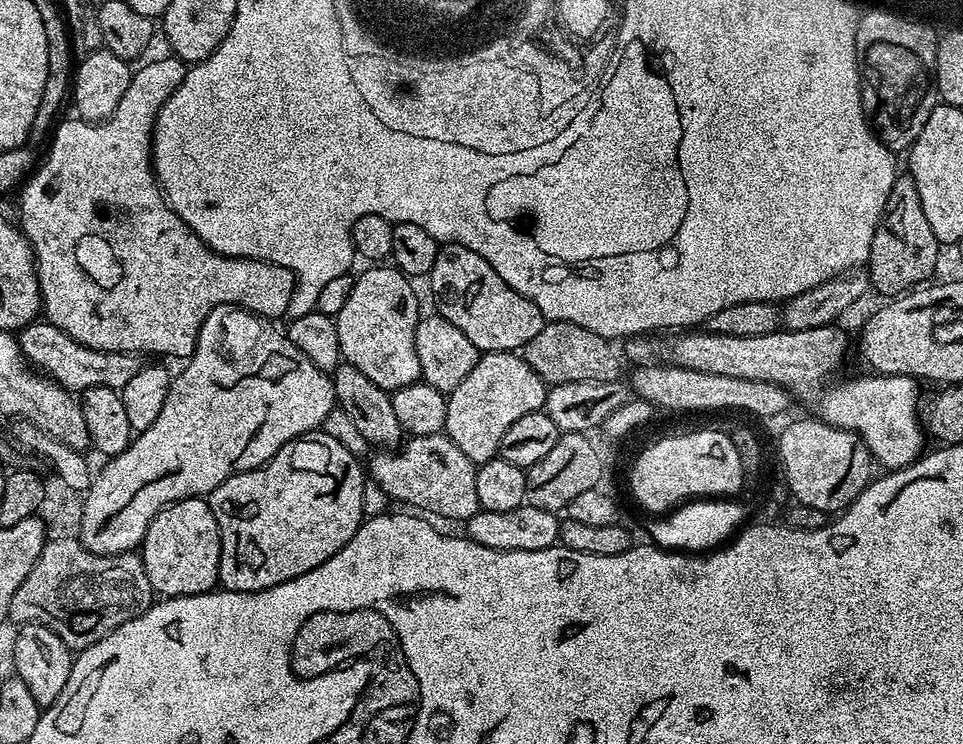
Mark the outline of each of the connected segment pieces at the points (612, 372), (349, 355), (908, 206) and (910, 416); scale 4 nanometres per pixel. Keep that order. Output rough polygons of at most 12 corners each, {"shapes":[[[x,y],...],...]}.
{"shapes":[[[561,320],[545,323],[522,355],[549,386],[614,382],[613,341]],[[368,266],[336,317],[341,357],[391,394],[421,379],[413,281]],[[890,186],[870,246],[871,287],[895,298],[923,285],[942,245],[918,186]],[[840,326],[688,330],[678,368],[778,384],[860,436],[881,469],[925,451],[913,377],[832,384]]]}

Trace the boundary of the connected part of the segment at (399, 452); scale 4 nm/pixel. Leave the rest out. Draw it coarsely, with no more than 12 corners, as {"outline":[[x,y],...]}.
{"outline":[[443,432],[376,452],[378,486],[463,522],[477,465]]}

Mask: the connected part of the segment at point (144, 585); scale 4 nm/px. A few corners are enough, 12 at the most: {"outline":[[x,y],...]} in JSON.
{"outline":[[52,538],[8,620],[94,646],[152,607],[135,551]]}

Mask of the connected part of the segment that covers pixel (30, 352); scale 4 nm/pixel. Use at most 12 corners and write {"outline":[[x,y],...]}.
{"outline":[[45,320],[18,334],[28,362],[79,394],[126,386],[137,353],[82,346]]}

